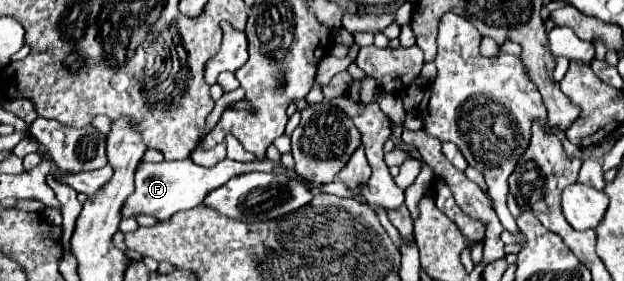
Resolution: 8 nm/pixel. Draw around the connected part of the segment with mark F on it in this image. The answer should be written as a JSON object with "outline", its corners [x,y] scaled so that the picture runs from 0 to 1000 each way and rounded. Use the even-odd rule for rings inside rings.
{"outline":[[[465,544],[452,552],[452,566],[446,580],[439,580],[433,566],[420,566],[420,573],[410,566],[404,580],[381,580],[381,573],[372,573],[372,566],[359,566],[359,573],[353,573],[343,594],[321,594],[308,566],[256,573],[256,580],[224,580],[221,587],[224,609],[218,616],[218,680],[202,715],[202,737],[196,744],[196,772],[215,772],[221,758],[234,758],[234,765],[250,772],[253,786],[266,786],[266,779],[272,779],[285,751],[298,751],[298,744],[317,737],[330,708],[330,694],[337,680],[356,665],[372,630],[388,623],[388,616],[401,616],[401,609],[436,616],[446,587],[458,594],[458,601],[468,601],[471,594],[468,552]]]}

